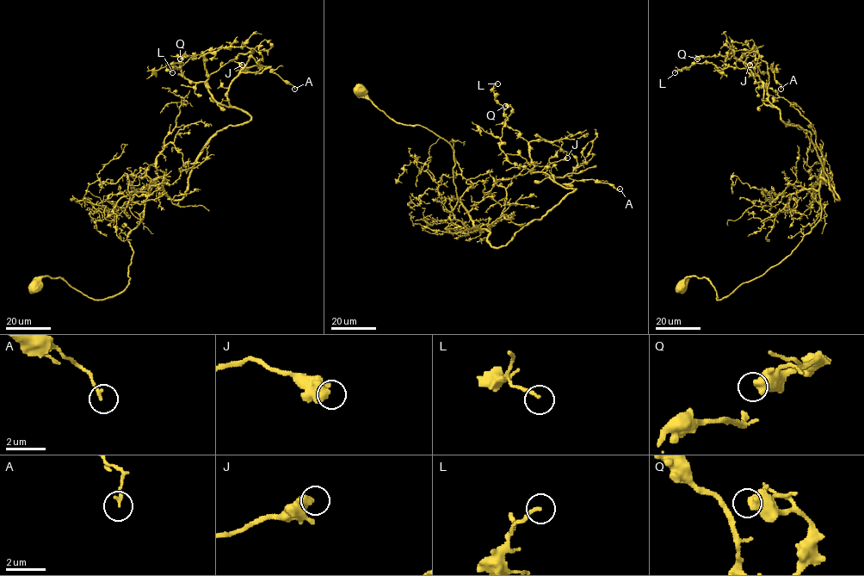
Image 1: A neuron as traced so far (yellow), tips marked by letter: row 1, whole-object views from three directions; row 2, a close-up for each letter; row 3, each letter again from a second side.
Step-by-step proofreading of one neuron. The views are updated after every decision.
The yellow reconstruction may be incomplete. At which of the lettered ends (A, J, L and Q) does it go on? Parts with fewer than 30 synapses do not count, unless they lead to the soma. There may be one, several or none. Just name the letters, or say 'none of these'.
none of these

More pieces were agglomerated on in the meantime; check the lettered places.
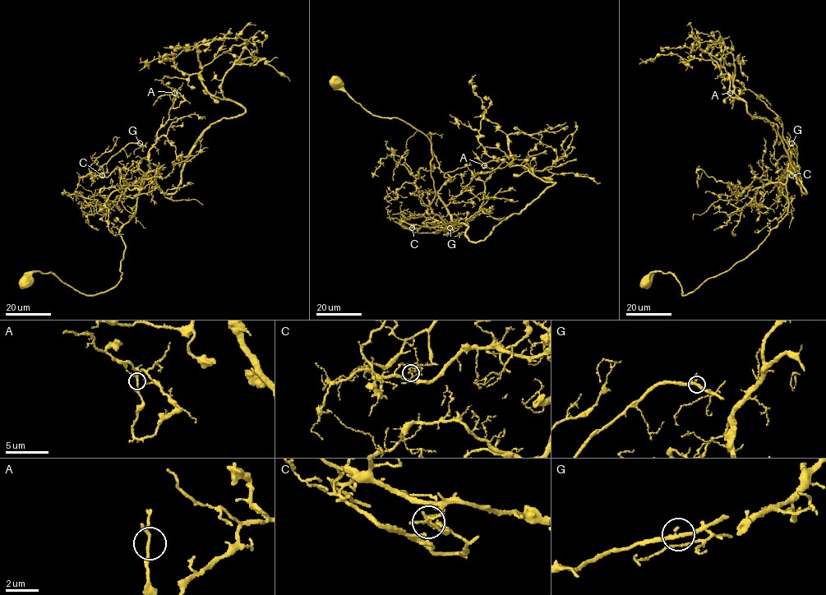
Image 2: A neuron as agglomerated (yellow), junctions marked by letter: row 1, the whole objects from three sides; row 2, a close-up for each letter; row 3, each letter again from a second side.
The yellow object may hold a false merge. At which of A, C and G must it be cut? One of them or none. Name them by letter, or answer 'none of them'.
C

